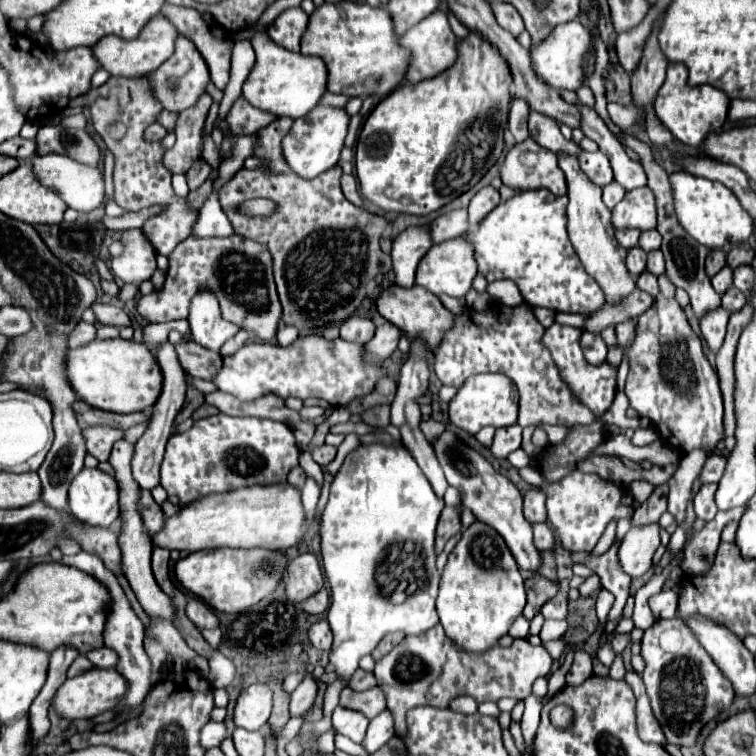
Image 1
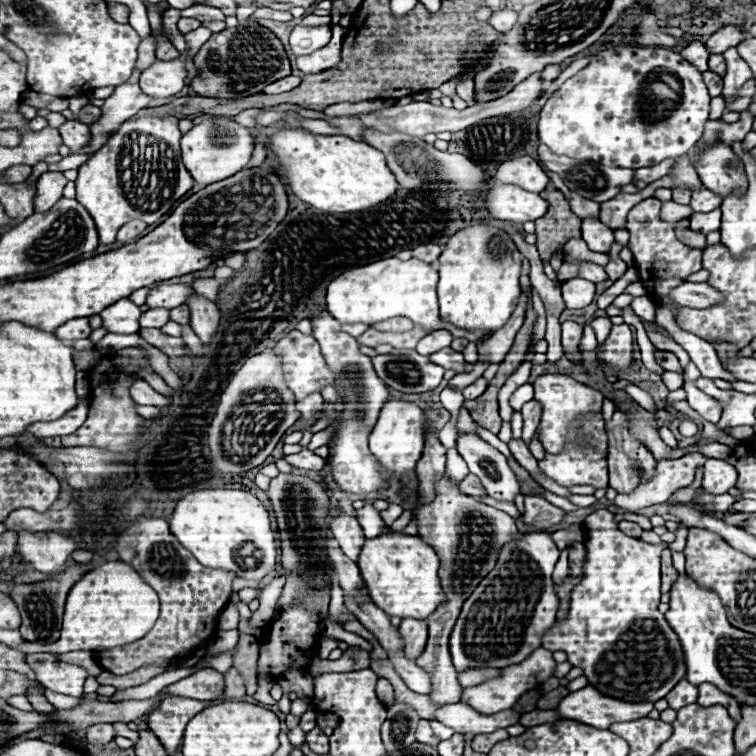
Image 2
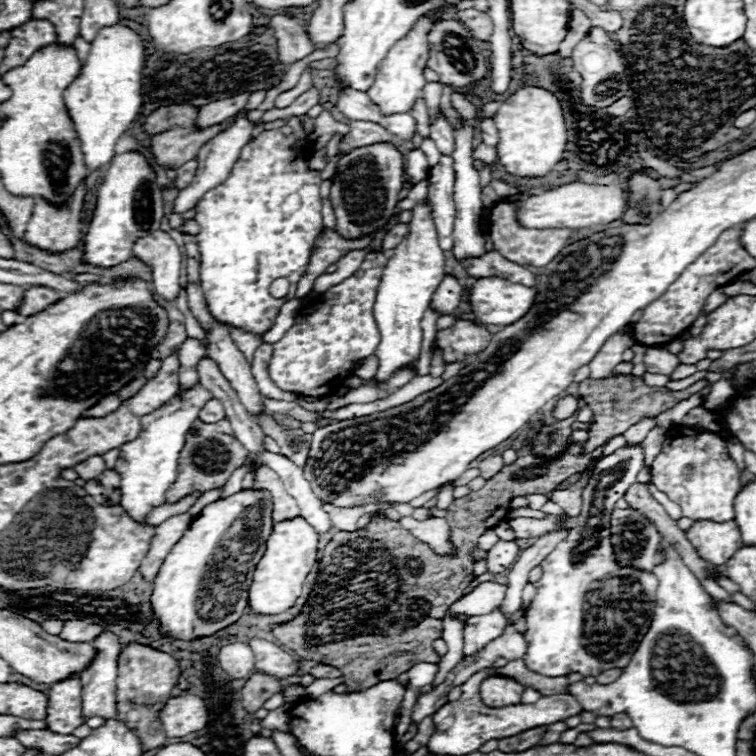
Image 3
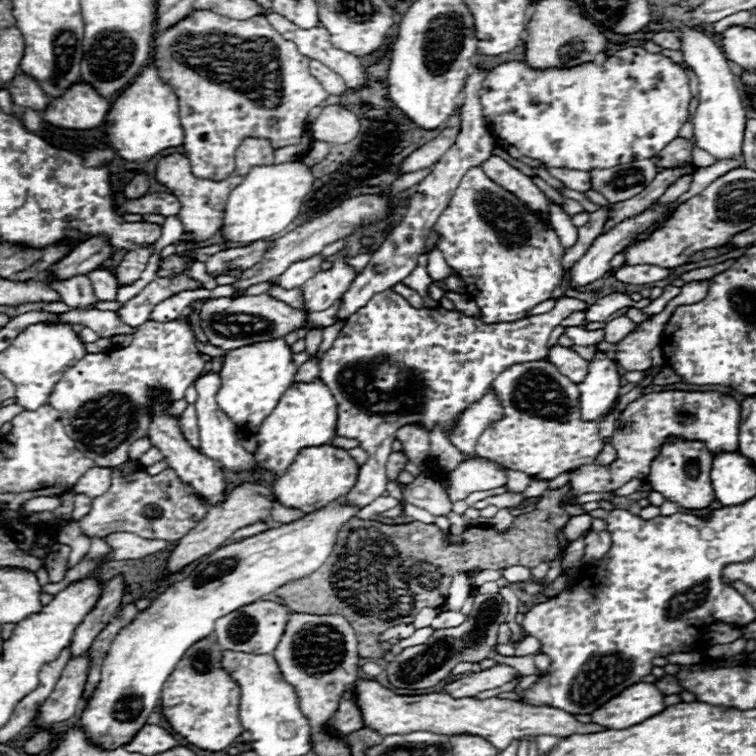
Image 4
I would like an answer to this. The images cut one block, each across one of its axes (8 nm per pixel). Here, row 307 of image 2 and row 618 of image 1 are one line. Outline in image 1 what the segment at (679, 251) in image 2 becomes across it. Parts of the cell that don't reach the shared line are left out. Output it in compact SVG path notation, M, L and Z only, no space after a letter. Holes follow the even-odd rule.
M680 618L656 620L642 638L642 658L646 668L642 680L654 710L658 724L674 746L694 746L702 728L724 714L734 702L734 690L730 682L720 674L708 652L698 646L692 632Z

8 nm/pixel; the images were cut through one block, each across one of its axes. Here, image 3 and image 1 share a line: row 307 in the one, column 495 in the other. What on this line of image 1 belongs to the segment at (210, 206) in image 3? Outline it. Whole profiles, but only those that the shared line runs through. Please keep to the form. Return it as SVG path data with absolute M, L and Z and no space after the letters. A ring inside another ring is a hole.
M546 188L516 192L510 200L498 204L474 232L464 234L464 240L474 246L474 260L478 272L488 280L512 280L528 306L542 306L556 312L574 312L584 314L588 310L598 310L606 302L604 290L598 282L584 270L566 230L566 204L568 196L556 196Z

